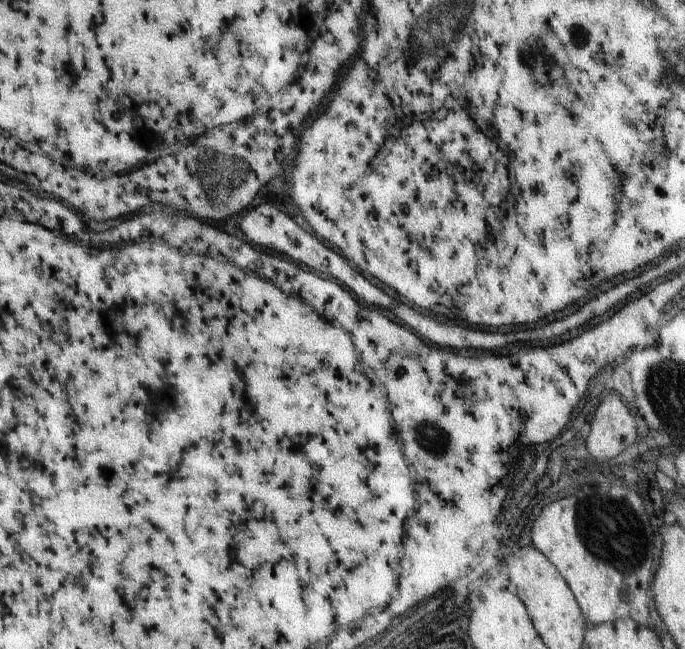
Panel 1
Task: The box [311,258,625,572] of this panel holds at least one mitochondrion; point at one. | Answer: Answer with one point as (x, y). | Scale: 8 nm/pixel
(430, 439)

